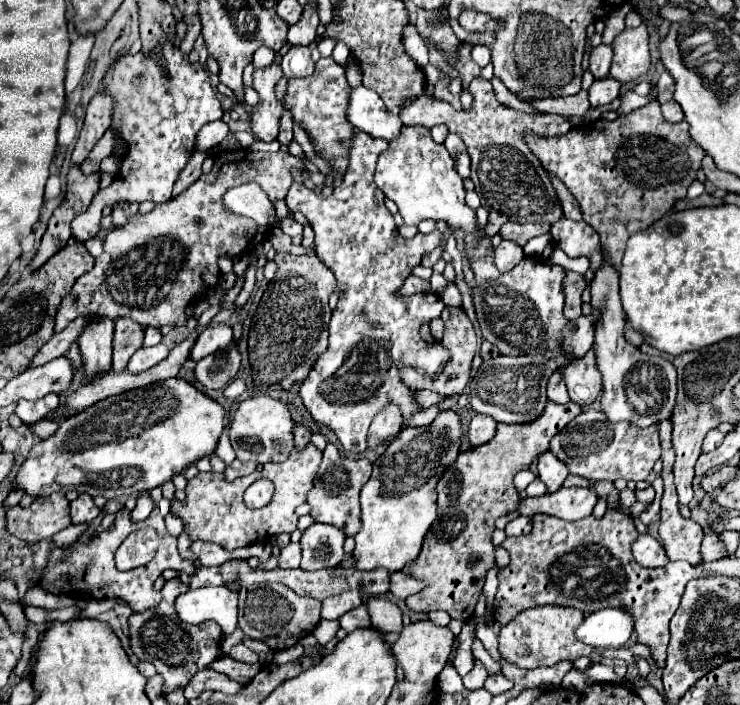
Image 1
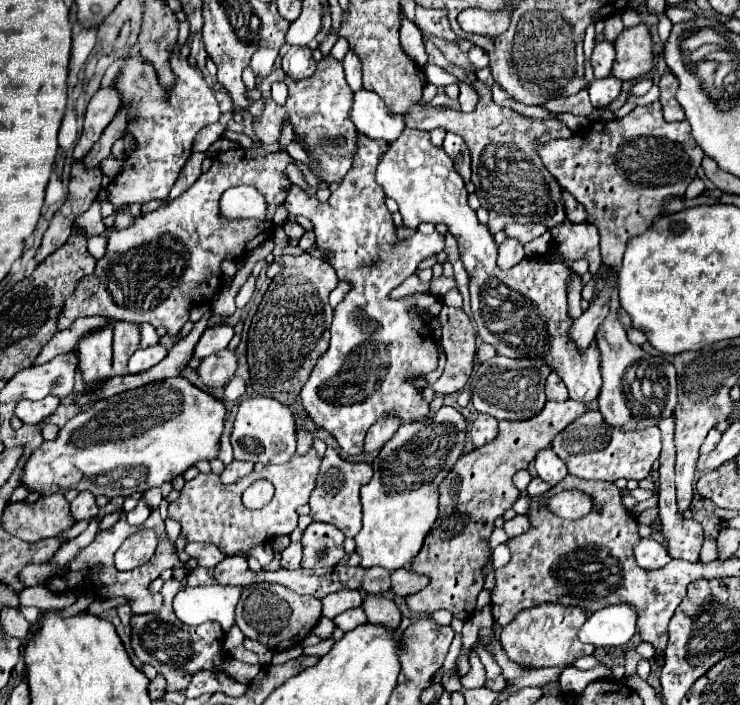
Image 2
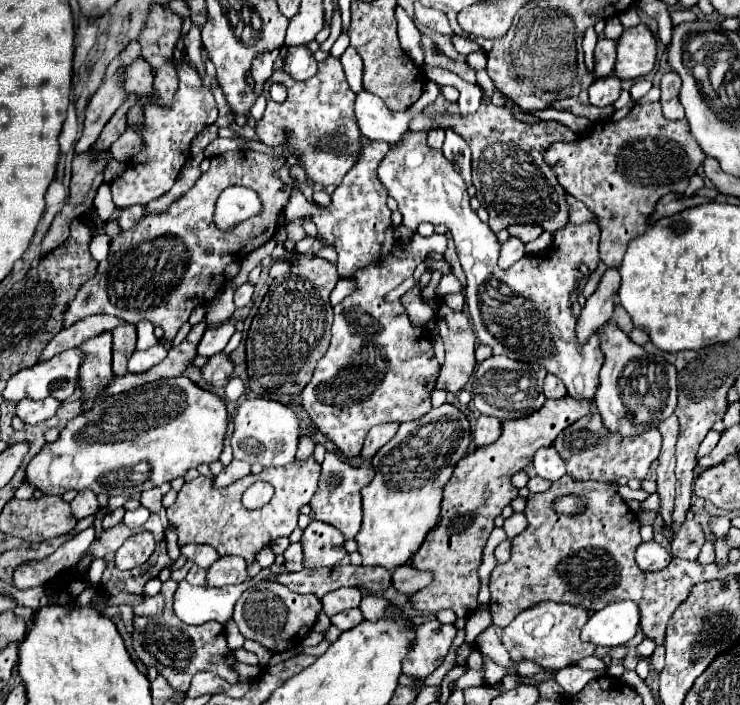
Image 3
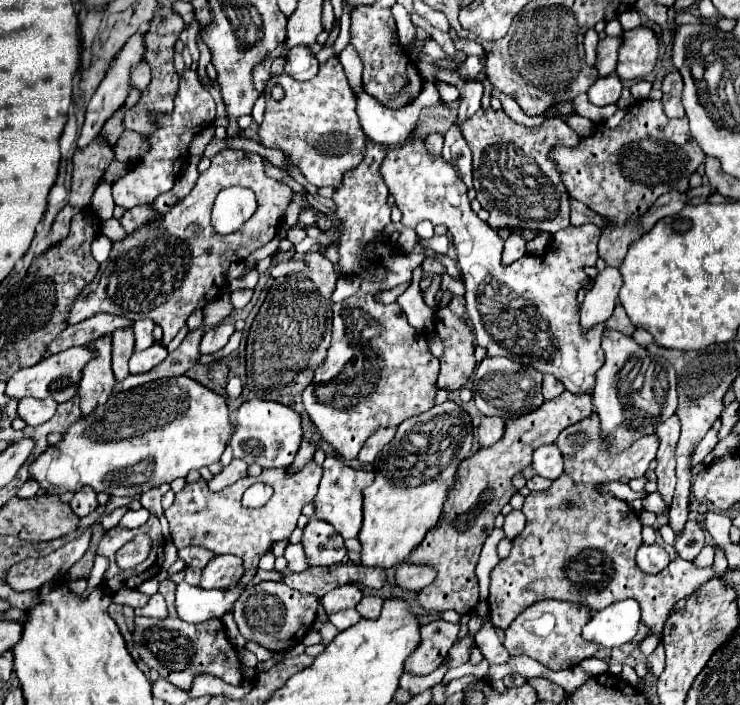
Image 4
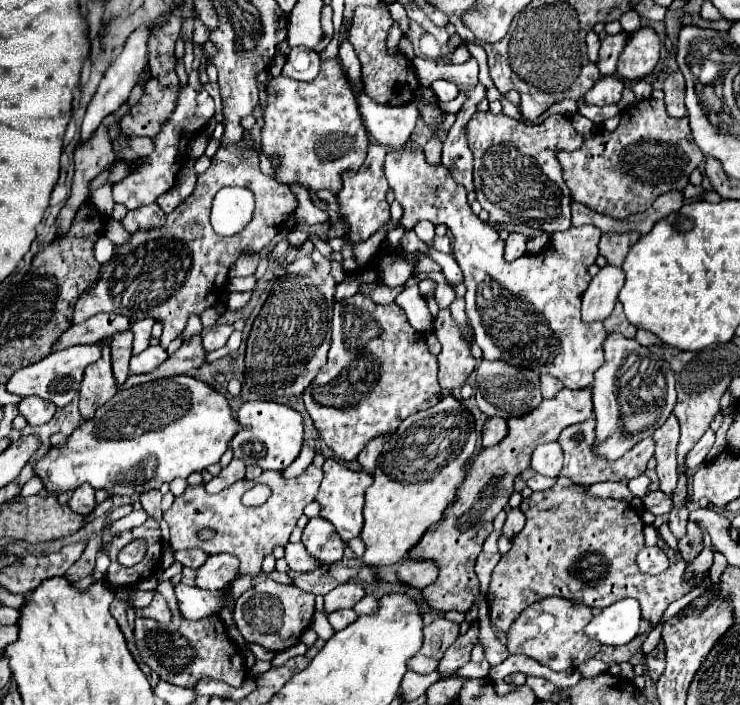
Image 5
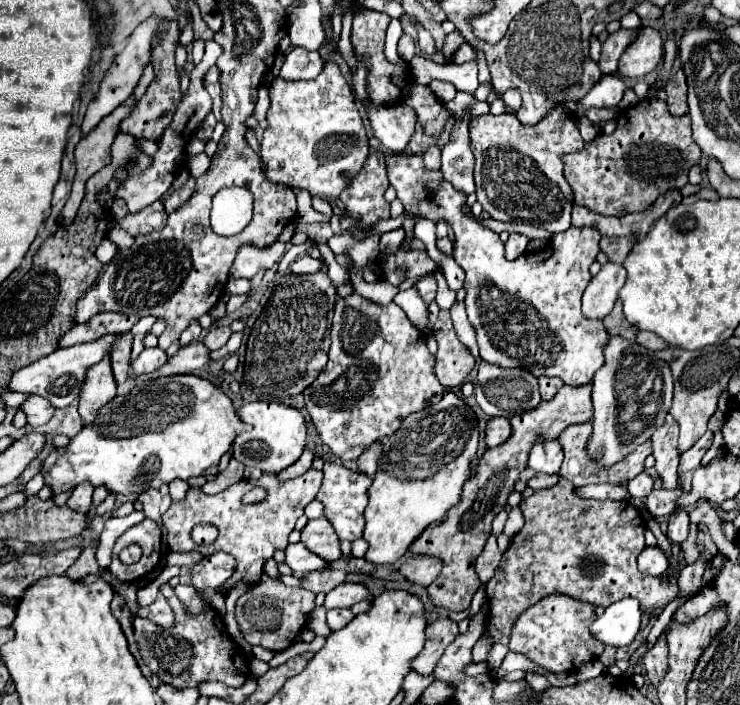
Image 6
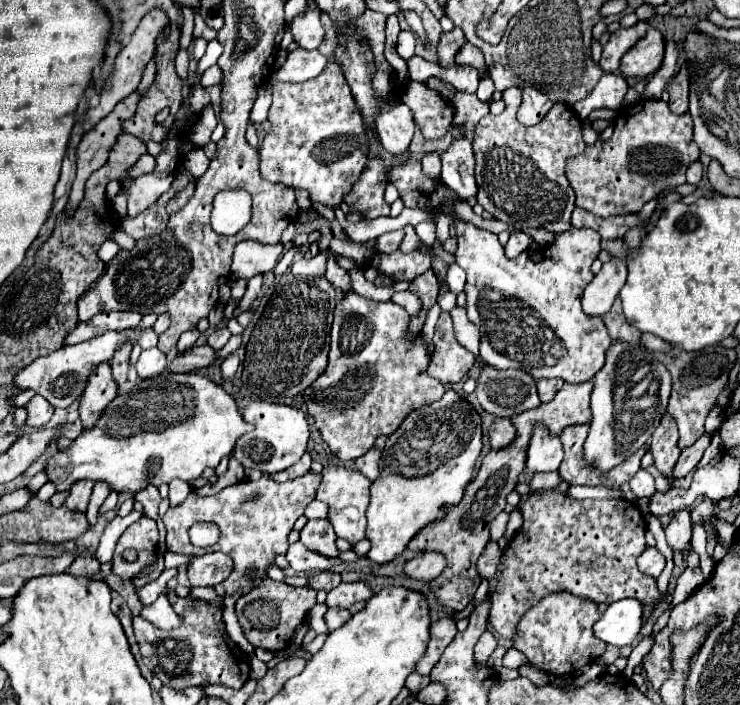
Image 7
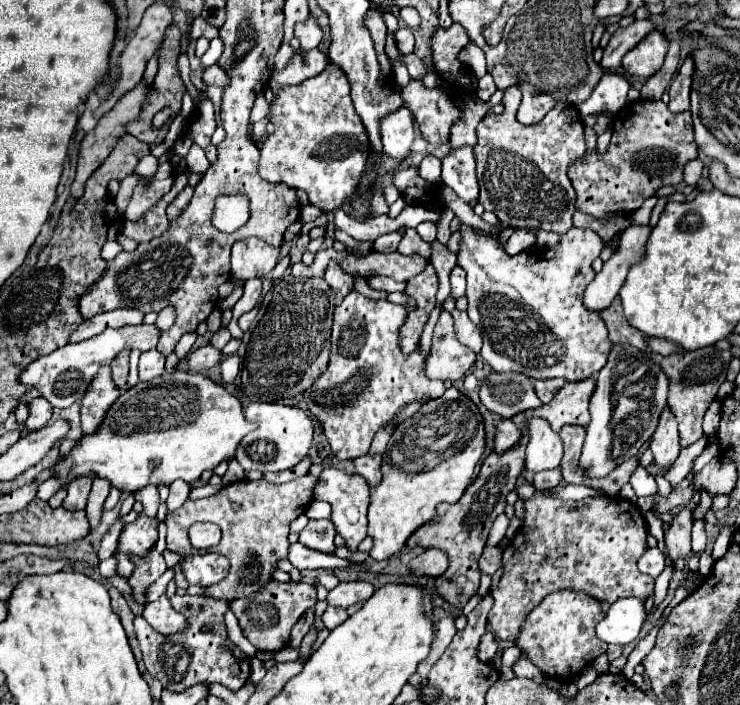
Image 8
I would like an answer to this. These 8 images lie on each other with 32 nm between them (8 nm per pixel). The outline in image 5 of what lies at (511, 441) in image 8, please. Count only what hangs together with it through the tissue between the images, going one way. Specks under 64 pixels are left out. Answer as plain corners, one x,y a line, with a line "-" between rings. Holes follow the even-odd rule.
488,418
484,424
484,432
482,432
482,444
484,446
494,446
500,444
500,440
504,440
504,436
508,434
508,420
504,418

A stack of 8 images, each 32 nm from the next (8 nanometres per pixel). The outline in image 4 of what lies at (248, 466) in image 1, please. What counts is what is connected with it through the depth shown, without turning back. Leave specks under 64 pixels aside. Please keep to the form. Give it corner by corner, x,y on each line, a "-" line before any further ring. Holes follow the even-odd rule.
232,460
218,476
214,476
210,482
208,482
208,488
210,492
218,492
230,484
234,484
236,480
244,478
246,476
246,470
248,470
248,464
244,460

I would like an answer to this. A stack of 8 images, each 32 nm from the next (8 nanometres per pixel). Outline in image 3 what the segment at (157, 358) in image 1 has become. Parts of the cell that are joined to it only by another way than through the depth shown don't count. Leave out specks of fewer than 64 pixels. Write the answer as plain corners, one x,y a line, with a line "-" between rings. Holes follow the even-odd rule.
156,344
144,352
134,352
128,362
128,372
132,372
132,374
148,372
148,368
160,364
166,358
166,354
168,354
168,350
162,344

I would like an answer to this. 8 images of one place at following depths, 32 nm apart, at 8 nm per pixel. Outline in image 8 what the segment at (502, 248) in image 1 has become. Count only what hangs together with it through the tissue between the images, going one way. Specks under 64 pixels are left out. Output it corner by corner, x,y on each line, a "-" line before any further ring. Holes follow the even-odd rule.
516,228
514,234
508,238
504,250
510,256
514,256
514,254
520,254
522,250
526,250
526,248
530,248
534,244
536,244
536,230
532,230
532,228

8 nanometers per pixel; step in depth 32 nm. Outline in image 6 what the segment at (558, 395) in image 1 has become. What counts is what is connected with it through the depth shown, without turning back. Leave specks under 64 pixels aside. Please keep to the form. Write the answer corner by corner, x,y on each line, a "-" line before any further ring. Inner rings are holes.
540,376
538,384
540,384
542,400
552,400
554,394
564,386
564,382
560,378
546,378
546,376

